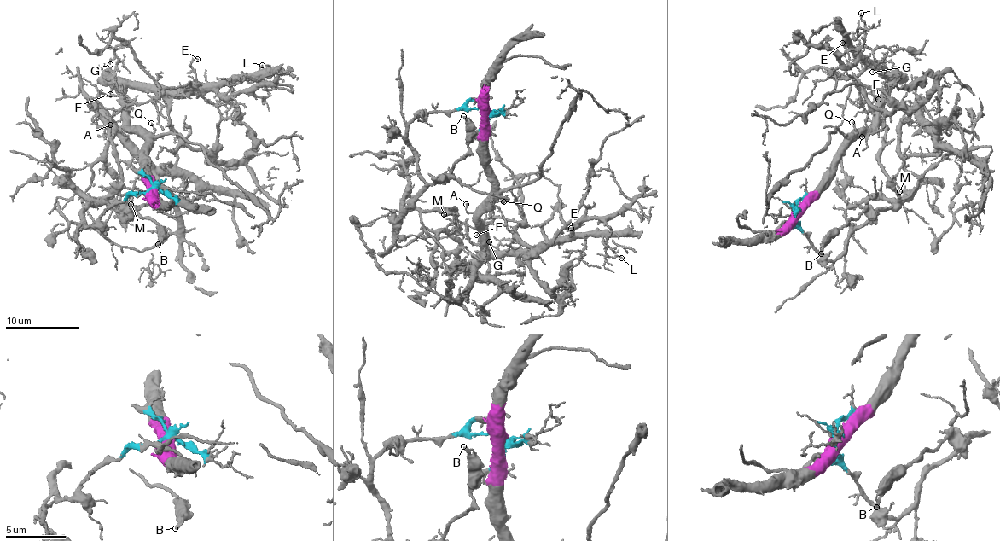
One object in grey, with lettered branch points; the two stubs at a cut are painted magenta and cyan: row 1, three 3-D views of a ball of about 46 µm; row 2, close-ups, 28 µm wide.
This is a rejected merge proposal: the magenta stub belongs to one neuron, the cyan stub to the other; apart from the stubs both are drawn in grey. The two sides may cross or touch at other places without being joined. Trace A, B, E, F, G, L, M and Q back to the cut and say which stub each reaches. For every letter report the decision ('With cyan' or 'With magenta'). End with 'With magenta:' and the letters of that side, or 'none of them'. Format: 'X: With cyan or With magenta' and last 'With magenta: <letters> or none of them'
A: With magenta
B: With cyan
E: With magenta
F: With magenta
G: With magenta
L: With magenta
M: With cyan
Q: With magenta
With magenta: A, E, F, G, L, Q

